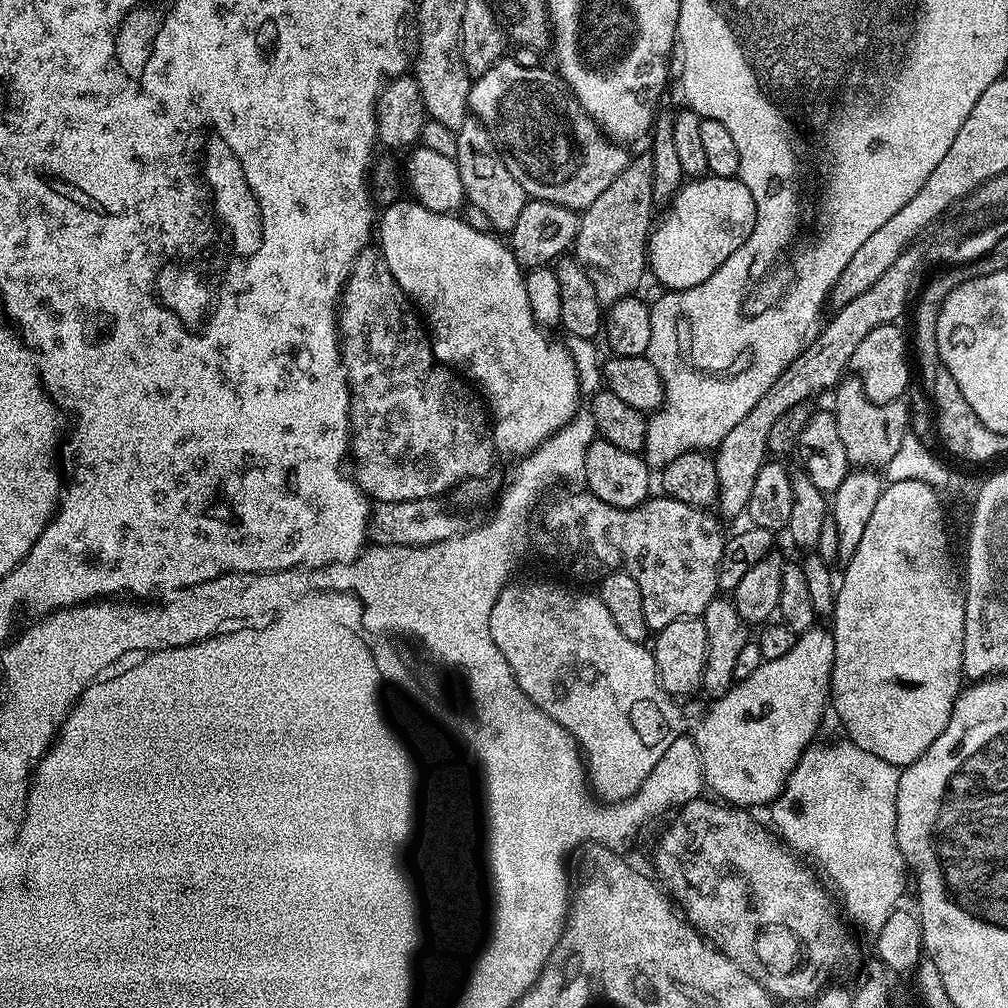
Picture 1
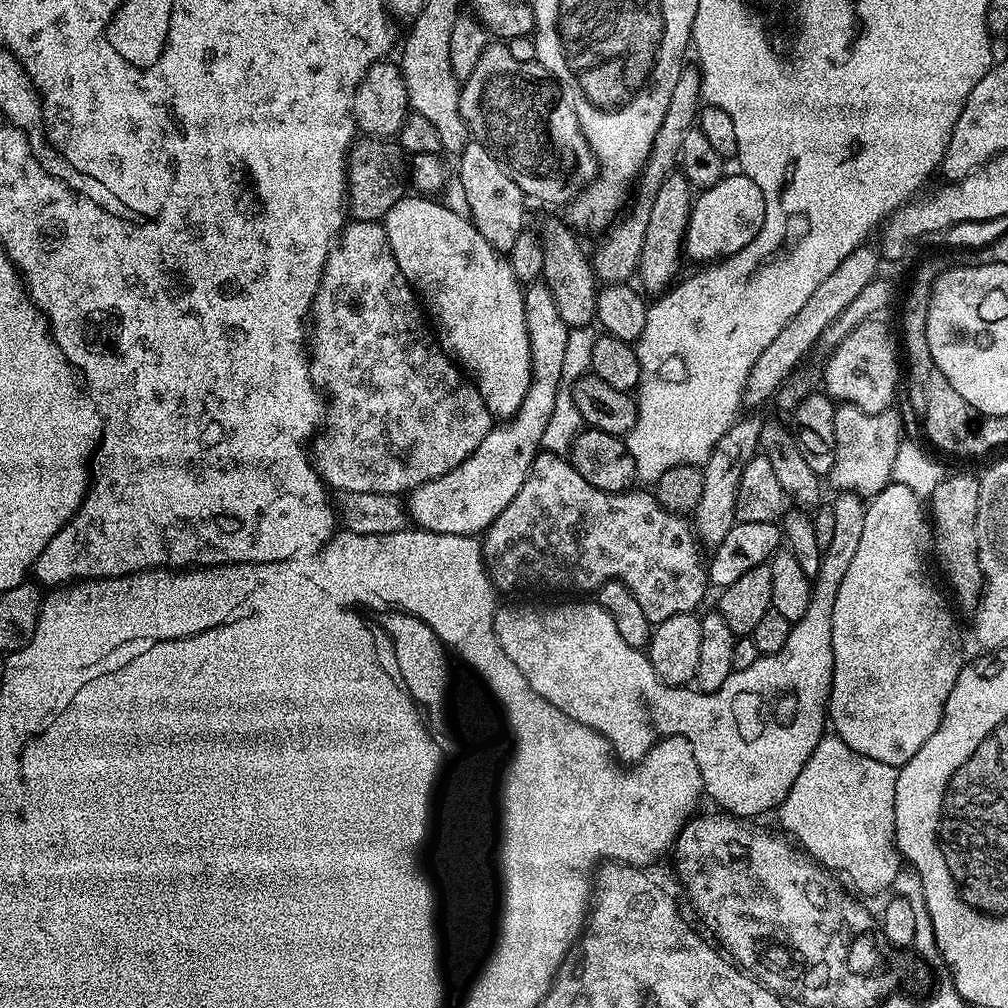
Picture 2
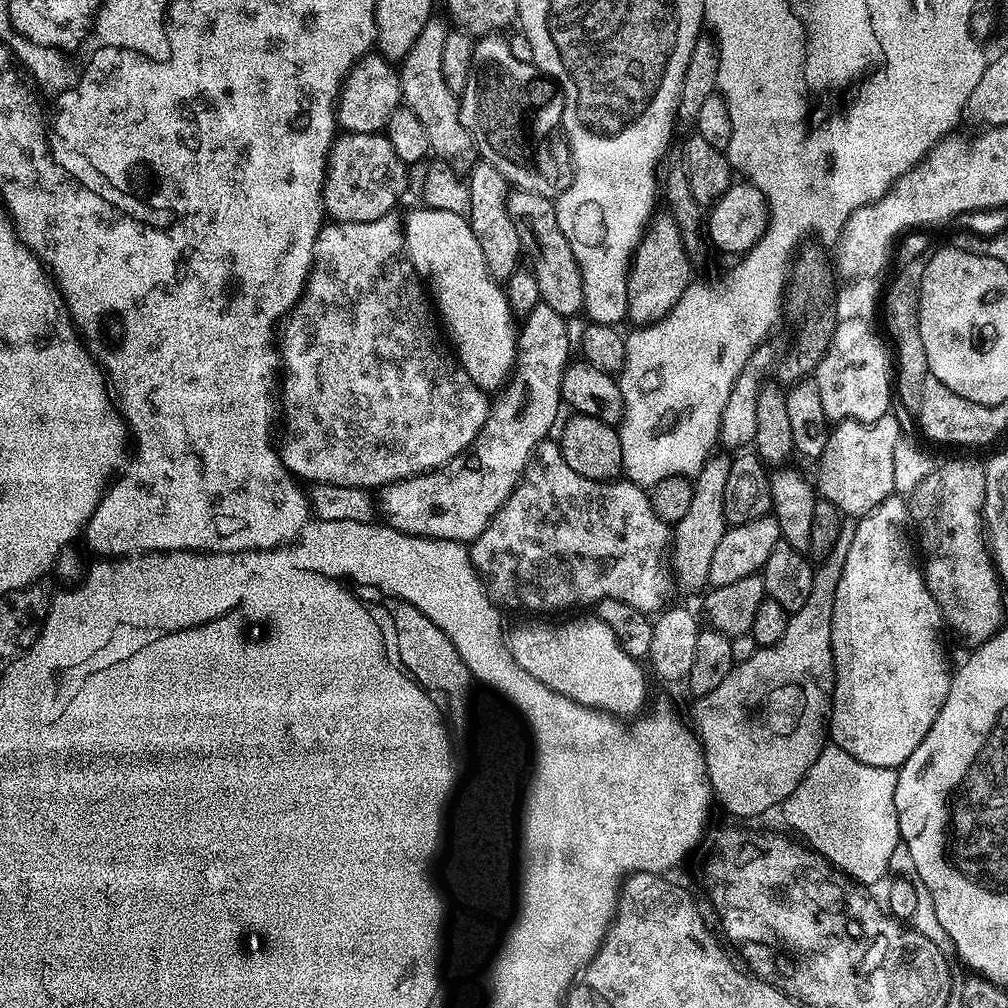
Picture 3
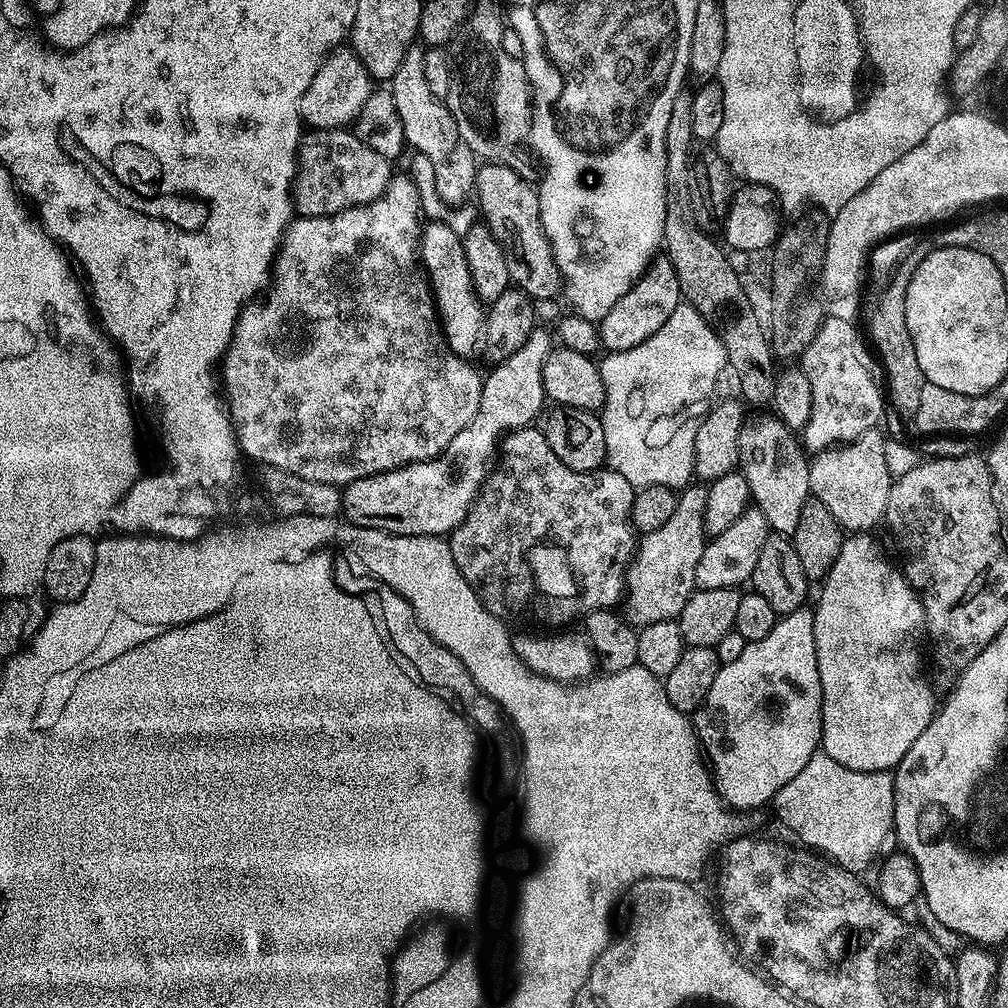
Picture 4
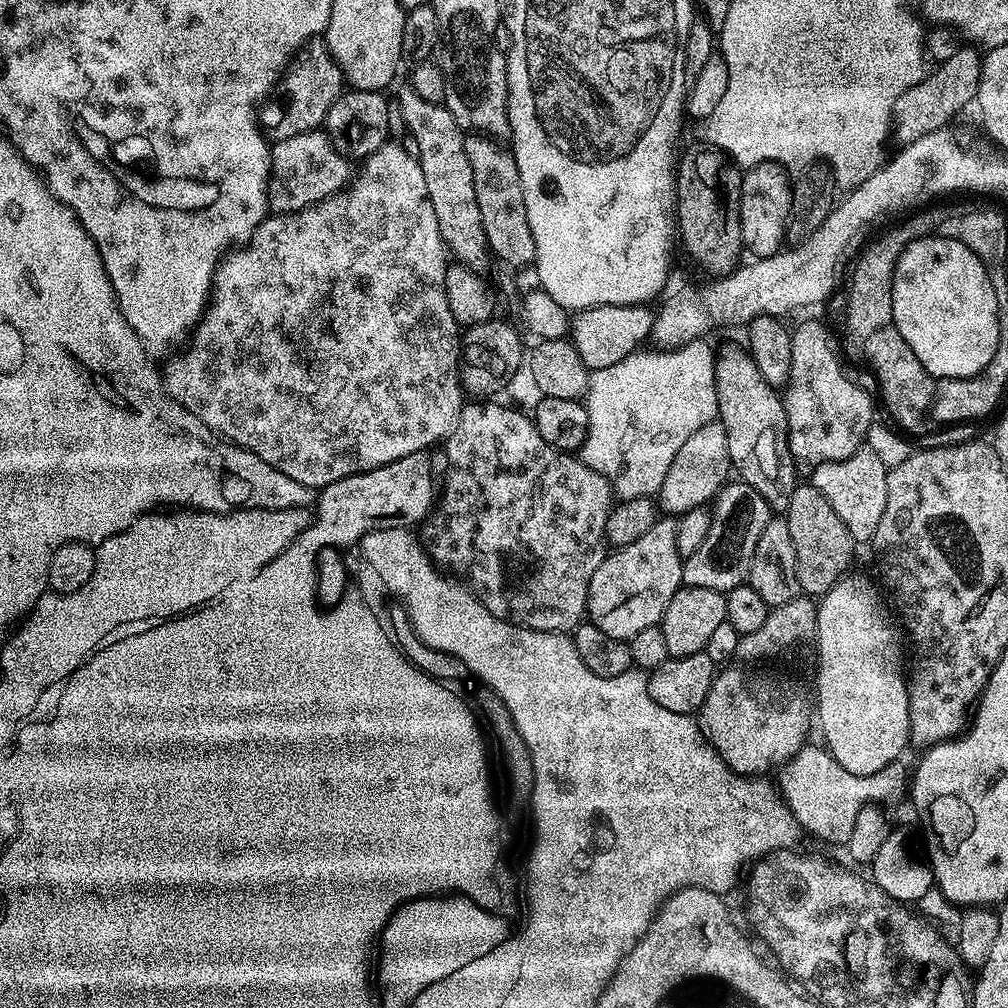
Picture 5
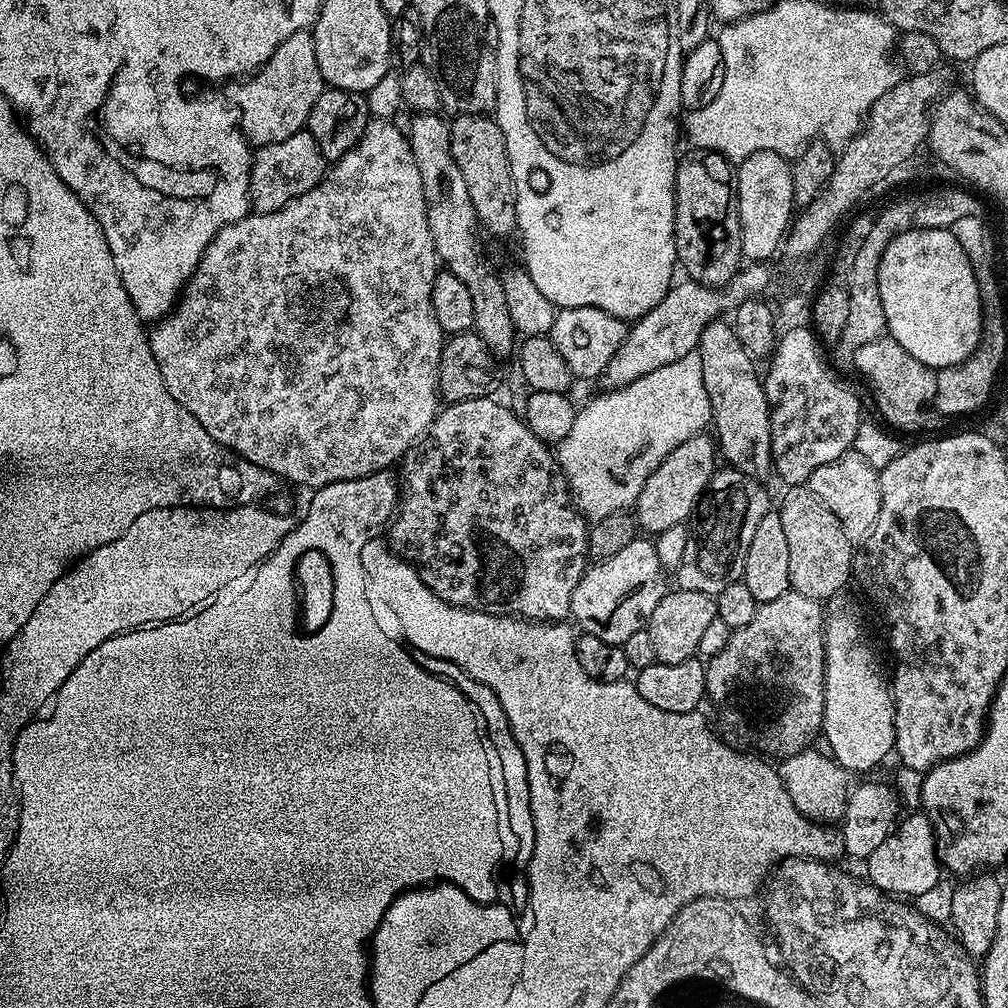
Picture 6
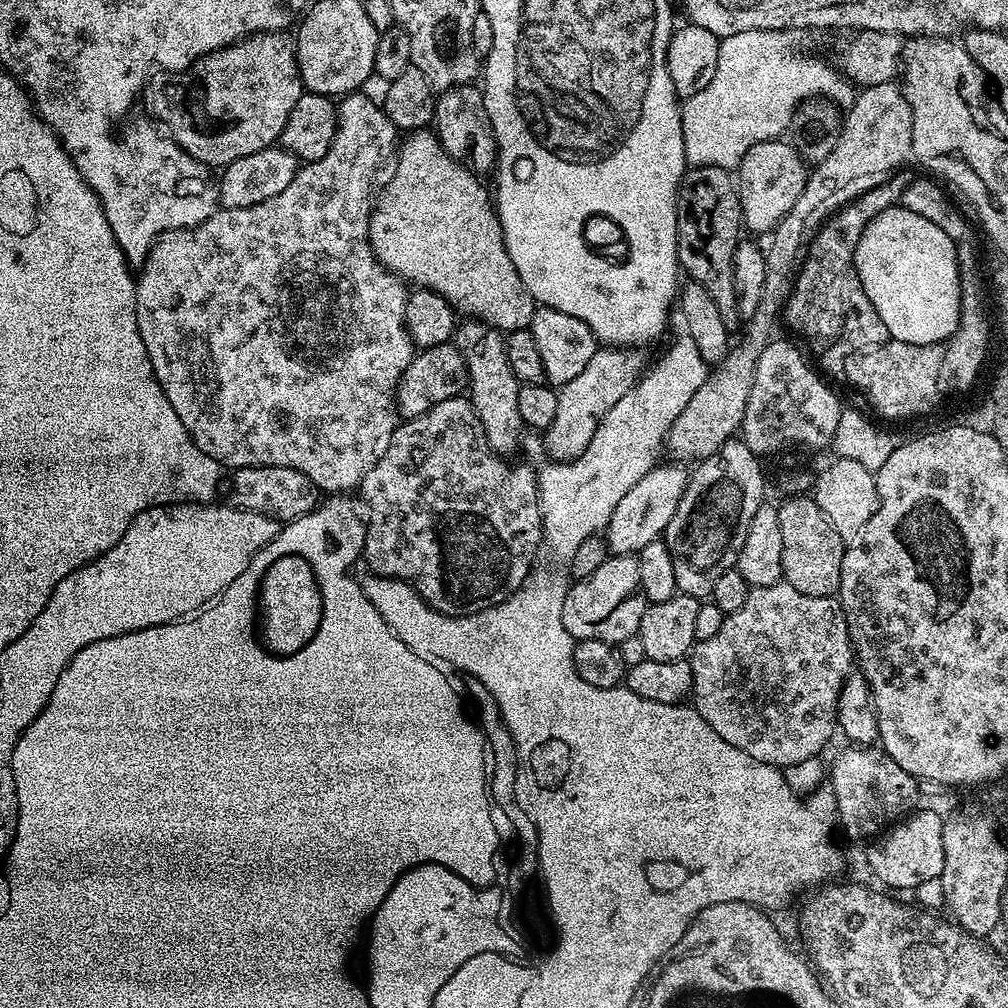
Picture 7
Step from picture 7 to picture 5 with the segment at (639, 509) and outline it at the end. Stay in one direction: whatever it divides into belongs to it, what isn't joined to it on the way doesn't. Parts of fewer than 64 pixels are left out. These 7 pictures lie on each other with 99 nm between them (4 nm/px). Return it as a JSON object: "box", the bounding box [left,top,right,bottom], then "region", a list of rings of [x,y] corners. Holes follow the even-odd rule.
{"box":[658,420,732,516],"region":[[[718,420],[707,423],[686,438],[686,443],[675,455],[666,479],[658,493],[659,507],[670,516],[681,516],[689,510],[703,507],[713,501],[729,481],[732,467],[729,458],[725,428]]]}

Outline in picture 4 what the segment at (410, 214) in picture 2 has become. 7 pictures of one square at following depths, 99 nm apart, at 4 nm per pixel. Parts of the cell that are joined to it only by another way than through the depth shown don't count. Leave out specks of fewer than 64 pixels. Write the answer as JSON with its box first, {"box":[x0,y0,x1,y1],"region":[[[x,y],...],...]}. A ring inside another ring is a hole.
{"box":[420,222,486,358],"region":[[[428,222],[423,225],[420,258],[428,273],[428,282],[432,285],[436,315],[440,318],[440,326],[444,329],[444,337],[448,339],[450,350],[468,358],[475,348],[477,351],[481,343],[486,312],[472,289],[461,233],[438,223],[440,222]]]}

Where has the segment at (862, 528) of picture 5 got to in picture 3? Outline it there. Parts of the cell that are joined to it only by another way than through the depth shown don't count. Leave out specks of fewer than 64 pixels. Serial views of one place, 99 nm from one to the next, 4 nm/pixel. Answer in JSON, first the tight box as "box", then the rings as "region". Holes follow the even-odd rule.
{"box":[814,416,902,517],"region":[[[883,416],[872,424],[843,420],[829,431],[824,453],[818,461],[820,469],[816,472],[814,484],[819,495],[830,501],[845,517],[866,516],[885,498],[893,495],[894,446],[898,446],[902,439],[900,424],[894,416]]]}

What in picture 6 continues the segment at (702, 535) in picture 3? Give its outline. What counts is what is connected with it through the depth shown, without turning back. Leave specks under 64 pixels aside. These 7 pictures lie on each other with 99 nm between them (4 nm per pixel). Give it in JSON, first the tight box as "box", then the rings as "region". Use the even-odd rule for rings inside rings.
{"box":[570,538,666,646],"region":[[[638,538],[630,542],[630,546],[618,550],[618,554],[605,560],[597,560],[591,566],[585,567],[578,586],[574,586],[570,613],[571,619],[573,621],[576,619],[580,623],[579,631],[583,635],[602,638],[602,642],[623,646],[626,638],[630,638],[630,634],[638,634],[638,630],[646,627],[650,614],[654,614],[654,606],[658,606],[658,602],[664,597],[666,569],[662,566],[662,562],[658,562],[655,543],[651,539],[644,539],[648,538]]]}

